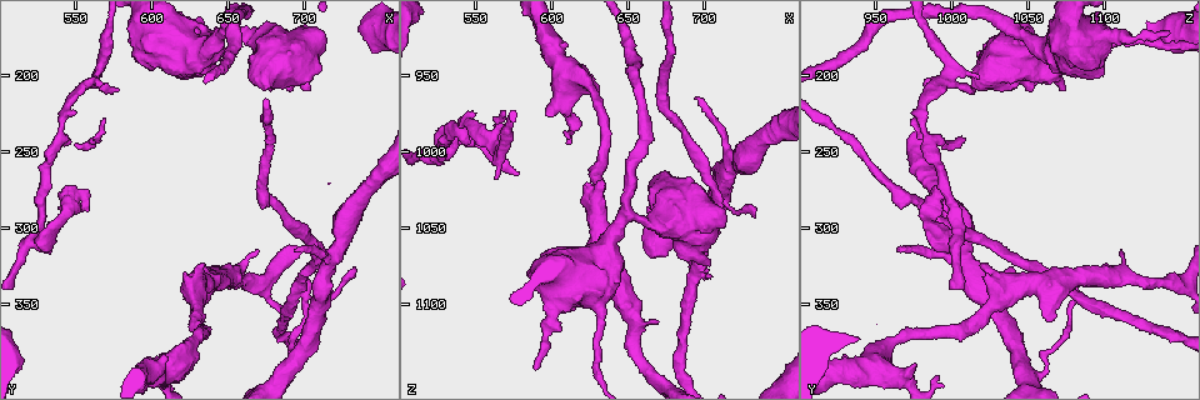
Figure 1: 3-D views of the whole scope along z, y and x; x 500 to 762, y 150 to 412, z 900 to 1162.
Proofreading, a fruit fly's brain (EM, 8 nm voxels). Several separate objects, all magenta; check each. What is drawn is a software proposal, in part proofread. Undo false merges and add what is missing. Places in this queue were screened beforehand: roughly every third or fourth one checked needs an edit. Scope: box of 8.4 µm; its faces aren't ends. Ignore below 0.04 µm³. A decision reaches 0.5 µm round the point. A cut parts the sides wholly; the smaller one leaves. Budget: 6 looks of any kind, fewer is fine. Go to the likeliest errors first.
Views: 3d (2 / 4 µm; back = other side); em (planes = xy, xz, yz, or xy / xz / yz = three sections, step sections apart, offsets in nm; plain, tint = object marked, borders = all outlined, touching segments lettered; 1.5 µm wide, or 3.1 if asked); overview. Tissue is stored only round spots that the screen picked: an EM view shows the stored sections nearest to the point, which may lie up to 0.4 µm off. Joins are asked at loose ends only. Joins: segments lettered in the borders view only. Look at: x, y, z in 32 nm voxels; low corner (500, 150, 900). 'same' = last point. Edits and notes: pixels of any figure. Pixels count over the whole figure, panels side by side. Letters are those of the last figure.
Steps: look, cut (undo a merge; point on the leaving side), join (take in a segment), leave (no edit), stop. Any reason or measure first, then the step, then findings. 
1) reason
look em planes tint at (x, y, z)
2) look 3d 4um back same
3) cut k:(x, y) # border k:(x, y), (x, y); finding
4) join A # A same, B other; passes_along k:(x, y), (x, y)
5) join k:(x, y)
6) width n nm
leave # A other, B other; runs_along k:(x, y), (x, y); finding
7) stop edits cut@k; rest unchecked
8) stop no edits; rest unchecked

arms part here
look em xy step 4 borders at (698, 344, 1080)

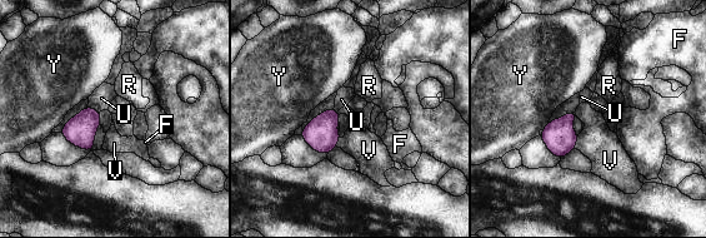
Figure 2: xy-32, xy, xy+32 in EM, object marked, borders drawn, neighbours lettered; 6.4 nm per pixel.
longest_contact V 90 nm
leave # F other, R other, U other, V other, Y other; border 2:(88, 107), (99, 112); continuous, no second cell

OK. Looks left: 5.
free end
look 3d 2um at (588, 174, 1142)

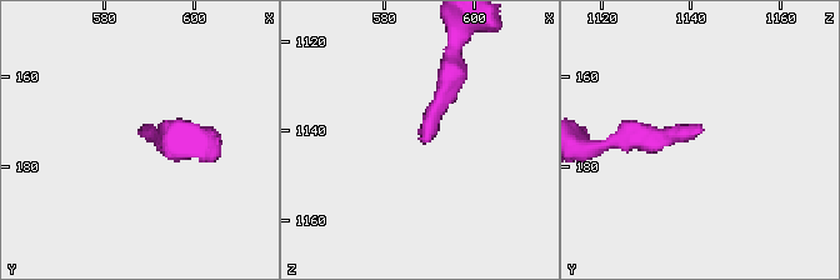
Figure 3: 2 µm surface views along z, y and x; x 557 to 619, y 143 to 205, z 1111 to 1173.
look em planes borders at (588, 172, 1142)

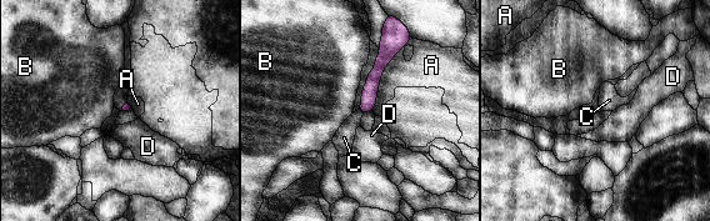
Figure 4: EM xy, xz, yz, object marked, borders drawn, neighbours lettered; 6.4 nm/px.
join C # A other, B other, C same, D other; passes_along 4:(126, 106), (123, 105), (120, 98); it goes on there

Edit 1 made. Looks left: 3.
thick turns thin
look em planes tint at (686, 400, 1050)

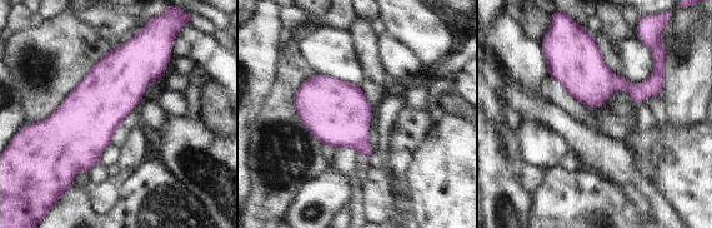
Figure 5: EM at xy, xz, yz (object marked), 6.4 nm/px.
see the neighbours
look em planes borders same

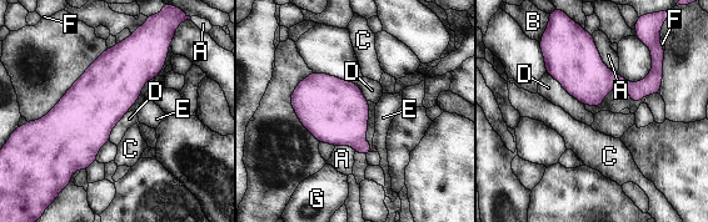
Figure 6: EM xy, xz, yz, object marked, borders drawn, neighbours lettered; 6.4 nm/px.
leave # A other, B other, C other, D other, E other, F other, G other; border 6:(547, 71), (583, 105); continuous, no second cell

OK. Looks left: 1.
stop edits join@4; rest unchecked

